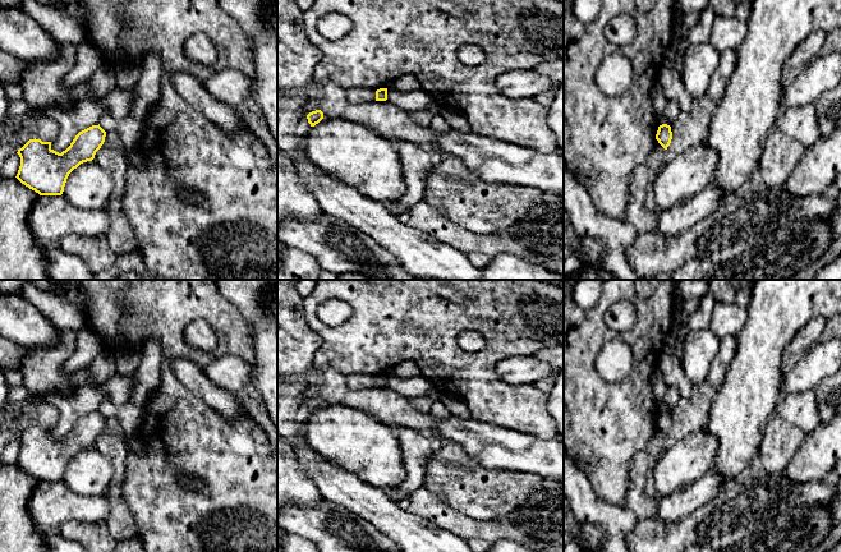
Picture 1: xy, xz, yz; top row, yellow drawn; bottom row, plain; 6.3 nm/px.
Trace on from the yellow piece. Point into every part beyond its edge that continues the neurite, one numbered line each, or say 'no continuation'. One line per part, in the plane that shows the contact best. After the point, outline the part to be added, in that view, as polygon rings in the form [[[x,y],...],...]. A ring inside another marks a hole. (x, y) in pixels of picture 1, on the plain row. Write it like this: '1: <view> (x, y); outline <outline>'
no continuation

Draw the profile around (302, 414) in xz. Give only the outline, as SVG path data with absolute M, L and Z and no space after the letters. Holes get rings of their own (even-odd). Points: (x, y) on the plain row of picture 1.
M303 402L295 413L297 426L302 427L309 415L311 415L311 410L308 409L307 402Z

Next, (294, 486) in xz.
M277 436L277 512L288 503L316 507L321 493L298 463L295 450Z

